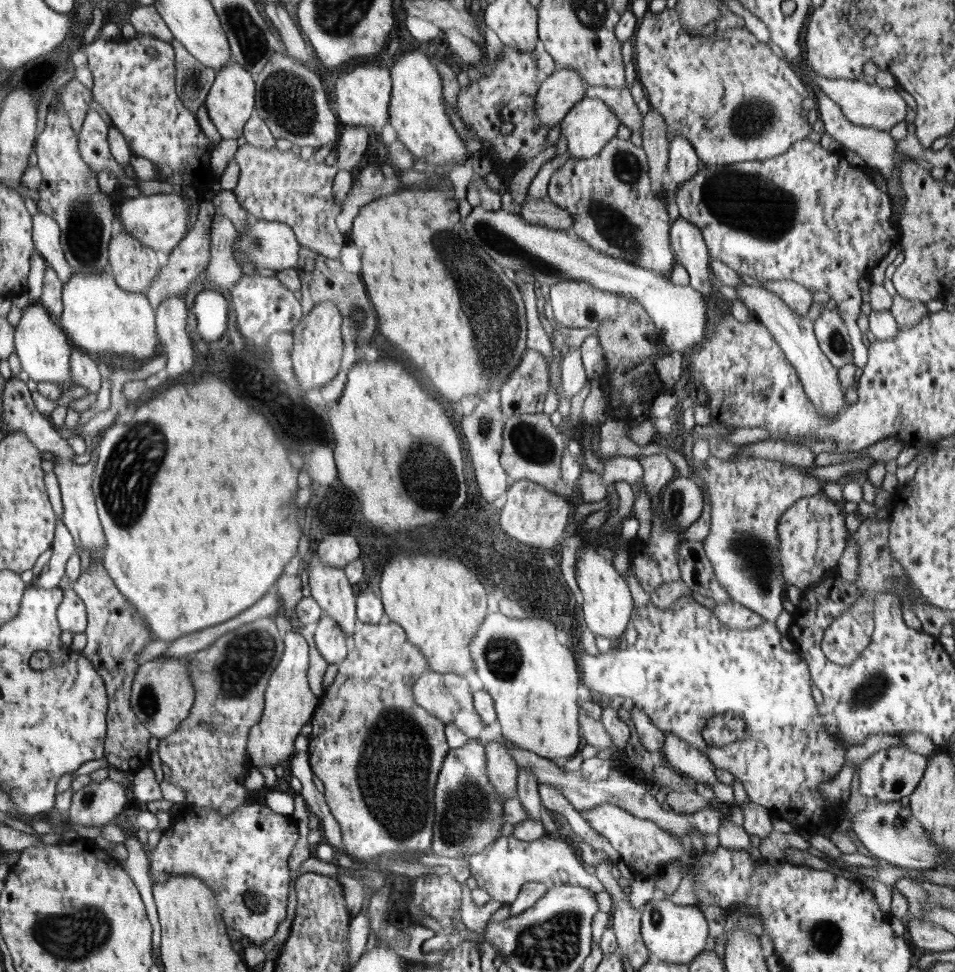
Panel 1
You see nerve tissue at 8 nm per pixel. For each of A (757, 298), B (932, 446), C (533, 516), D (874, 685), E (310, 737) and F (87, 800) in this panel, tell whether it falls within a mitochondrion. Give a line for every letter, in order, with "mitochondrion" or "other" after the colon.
A: other
B: other
C: other
D: mitochondrion
E: other
F: mitochondrion

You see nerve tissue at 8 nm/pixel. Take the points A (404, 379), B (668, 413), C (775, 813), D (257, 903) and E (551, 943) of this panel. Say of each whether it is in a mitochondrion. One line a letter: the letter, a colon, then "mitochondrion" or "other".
A: other
B: other
C: other
D: mitochondrion
E: mitochondrion

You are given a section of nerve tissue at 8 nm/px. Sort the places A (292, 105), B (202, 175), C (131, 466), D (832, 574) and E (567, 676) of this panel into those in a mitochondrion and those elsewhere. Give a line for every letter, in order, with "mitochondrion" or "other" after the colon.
A: mitochondrion
B: other
C: mitochondrion
D: other
E: other

